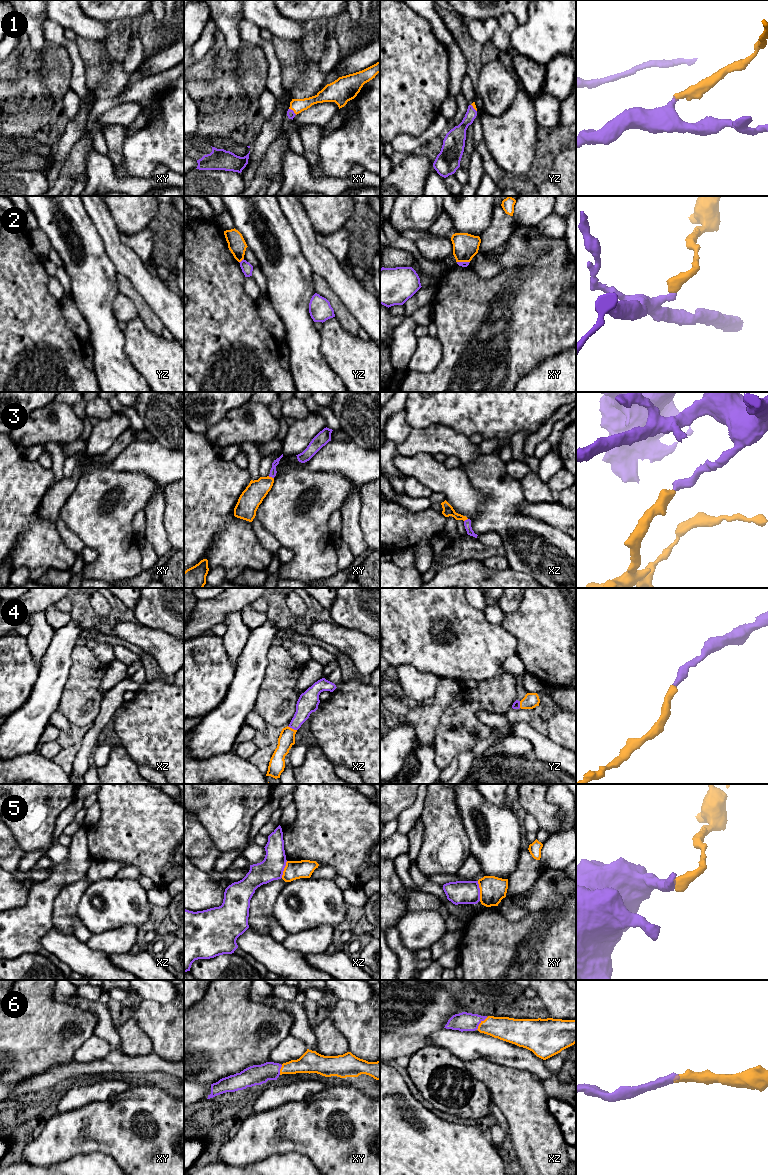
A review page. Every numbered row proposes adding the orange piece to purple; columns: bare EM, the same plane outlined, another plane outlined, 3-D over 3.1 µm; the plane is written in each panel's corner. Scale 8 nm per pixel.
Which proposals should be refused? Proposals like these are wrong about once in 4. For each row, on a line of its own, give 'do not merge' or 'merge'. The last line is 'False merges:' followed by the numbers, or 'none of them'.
1: merge
2: do not merge
3: merge
4: merge
5: do not merge
6: merge
False merges: 2, 5

